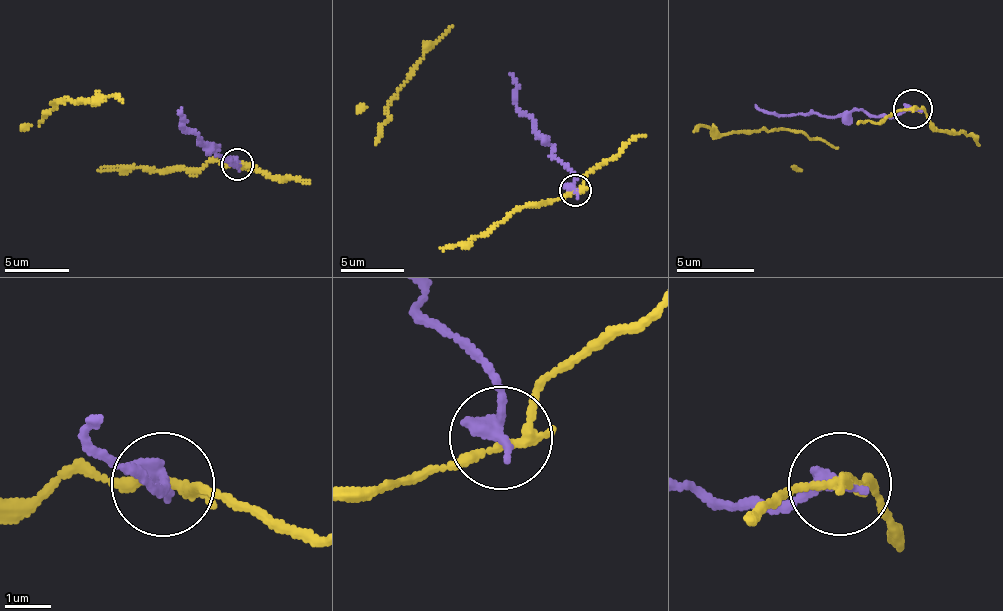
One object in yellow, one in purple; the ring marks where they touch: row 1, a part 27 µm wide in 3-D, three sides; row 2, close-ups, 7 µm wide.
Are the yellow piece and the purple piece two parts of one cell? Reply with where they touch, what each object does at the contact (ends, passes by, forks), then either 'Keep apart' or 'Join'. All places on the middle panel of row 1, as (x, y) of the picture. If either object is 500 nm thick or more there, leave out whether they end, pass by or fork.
Place: (575, 190). At the ring yellow passes by. At the ring purple ends. Keep apart

